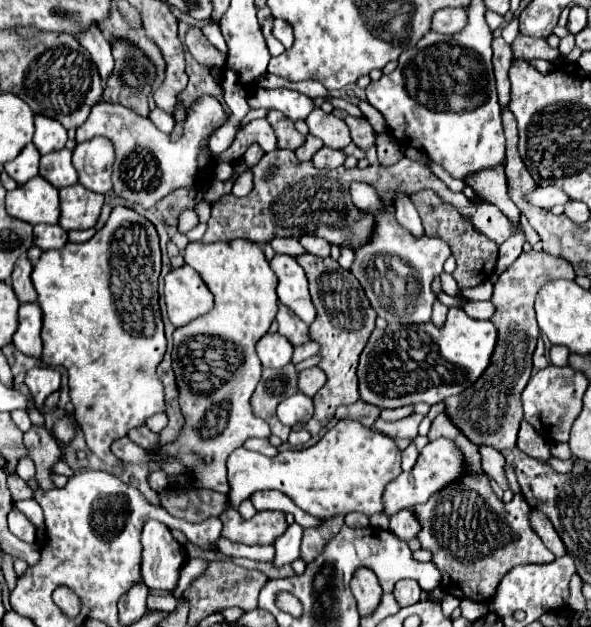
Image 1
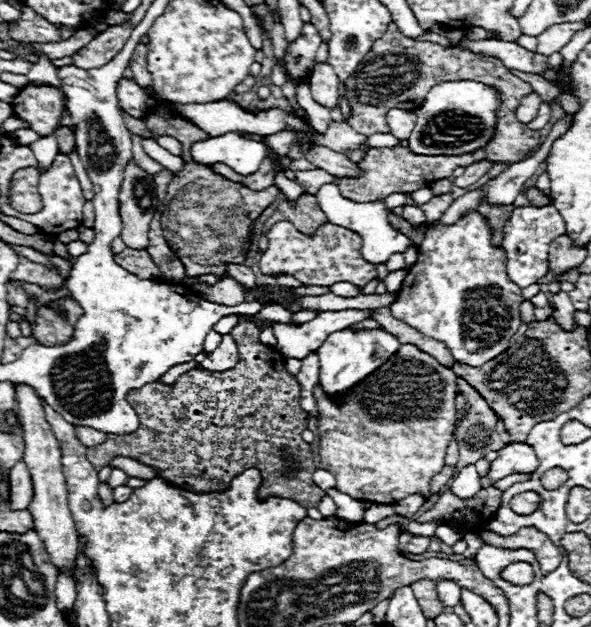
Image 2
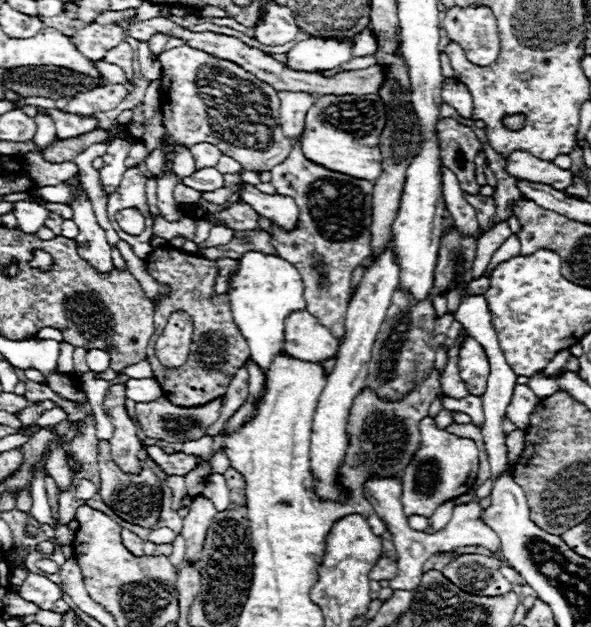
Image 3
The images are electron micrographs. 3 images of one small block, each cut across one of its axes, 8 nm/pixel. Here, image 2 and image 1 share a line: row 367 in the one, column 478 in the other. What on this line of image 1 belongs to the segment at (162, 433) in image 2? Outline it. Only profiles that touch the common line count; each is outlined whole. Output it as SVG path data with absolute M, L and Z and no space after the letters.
M420 192L420 194L412 196L412 204L416 206L416 210L422 218L426 234L434 236L434 238L442 238L450 246L450 250L456 258L456 270L452 276L460 288L478 286L492 276L494 266L496 266L496 258L498 258L498 244L496 242L480 236L468 220L464 220L450 204L442 204L442 200L434 192Z

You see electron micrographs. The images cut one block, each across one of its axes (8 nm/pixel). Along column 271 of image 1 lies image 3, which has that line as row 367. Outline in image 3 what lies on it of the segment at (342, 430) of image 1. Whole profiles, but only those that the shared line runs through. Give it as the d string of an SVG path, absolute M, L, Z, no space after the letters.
M468 336L462 344L462 348L460 348L458 372L460 372L460 378L466 384L470 394L482 396L486 392L489 369L489 362L484 348L474 338Z

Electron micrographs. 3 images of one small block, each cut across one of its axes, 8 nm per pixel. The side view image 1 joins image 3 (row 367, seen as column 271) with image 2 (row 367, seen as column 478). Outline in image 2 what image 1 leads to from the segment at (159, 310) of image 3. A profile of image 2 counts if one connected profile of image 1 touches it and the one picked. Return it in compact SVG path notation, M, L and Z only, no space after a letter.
M224 334L220 346L214 352L210 352L208 358L202 362L202 368L212 370L212 372L224 372L224 370L234 368L236 362L238 362L238 348L232 336Z

